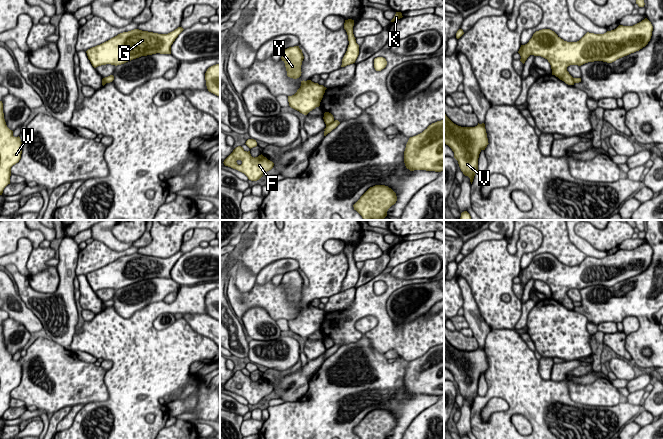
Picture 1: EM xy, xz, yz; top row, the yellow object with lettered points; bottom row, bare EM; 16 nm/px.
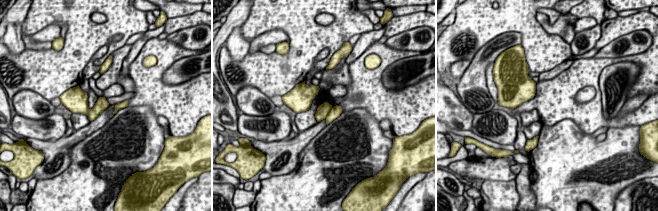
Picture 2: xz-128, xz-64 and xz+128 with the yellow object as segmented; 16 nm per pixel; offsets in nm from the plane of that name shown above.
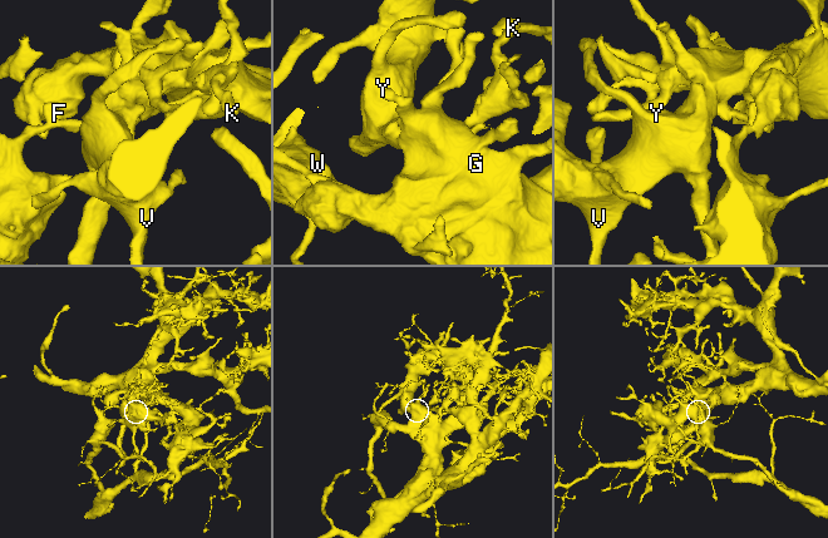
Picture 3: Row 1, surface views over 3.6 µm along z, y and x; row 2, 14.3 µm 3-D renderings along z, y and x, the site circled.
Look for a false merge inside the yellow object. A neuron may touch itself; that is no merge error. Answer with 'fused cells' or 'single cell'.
fused cells

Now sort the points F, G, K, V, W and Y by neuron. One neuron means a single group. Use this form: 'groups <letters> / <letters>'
groups F G K V Y / W

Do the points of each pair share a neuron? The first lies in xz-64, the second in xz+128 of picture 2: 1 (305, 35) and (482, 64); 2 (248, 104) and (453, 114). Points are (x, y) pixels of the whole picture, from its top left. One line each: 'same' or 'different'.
1: different
2: different

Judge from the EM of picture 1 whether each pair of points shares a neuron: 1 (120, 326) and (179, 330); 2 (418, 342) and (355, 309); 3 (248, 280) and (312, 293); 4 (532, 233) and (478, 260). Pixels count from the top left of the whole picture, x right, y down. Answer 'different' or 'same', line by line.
1: same
2: same
3: different
4: same

